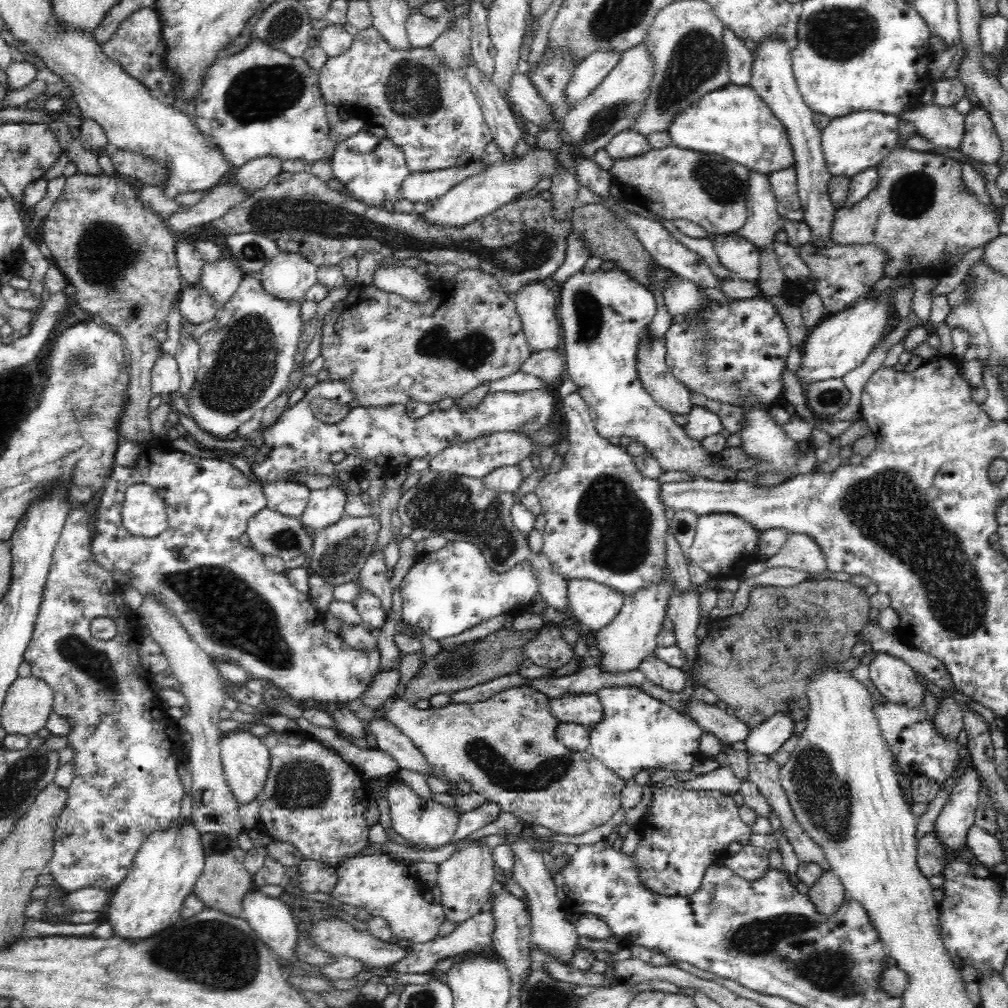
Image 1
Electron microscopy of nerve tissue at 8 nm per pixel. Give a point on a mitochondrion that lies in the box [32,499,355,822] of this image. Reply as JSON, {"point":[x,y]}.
{"point":[234,614]}

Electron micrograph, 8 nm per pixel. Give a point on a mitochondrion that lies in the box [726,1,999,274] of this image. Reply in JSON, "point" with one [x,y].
{"point":[836,33]}

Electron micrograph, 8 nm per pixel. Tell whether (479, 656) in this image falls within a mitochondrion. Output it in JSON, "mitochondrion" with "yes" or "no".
{"mitochondrion":"yes"}

